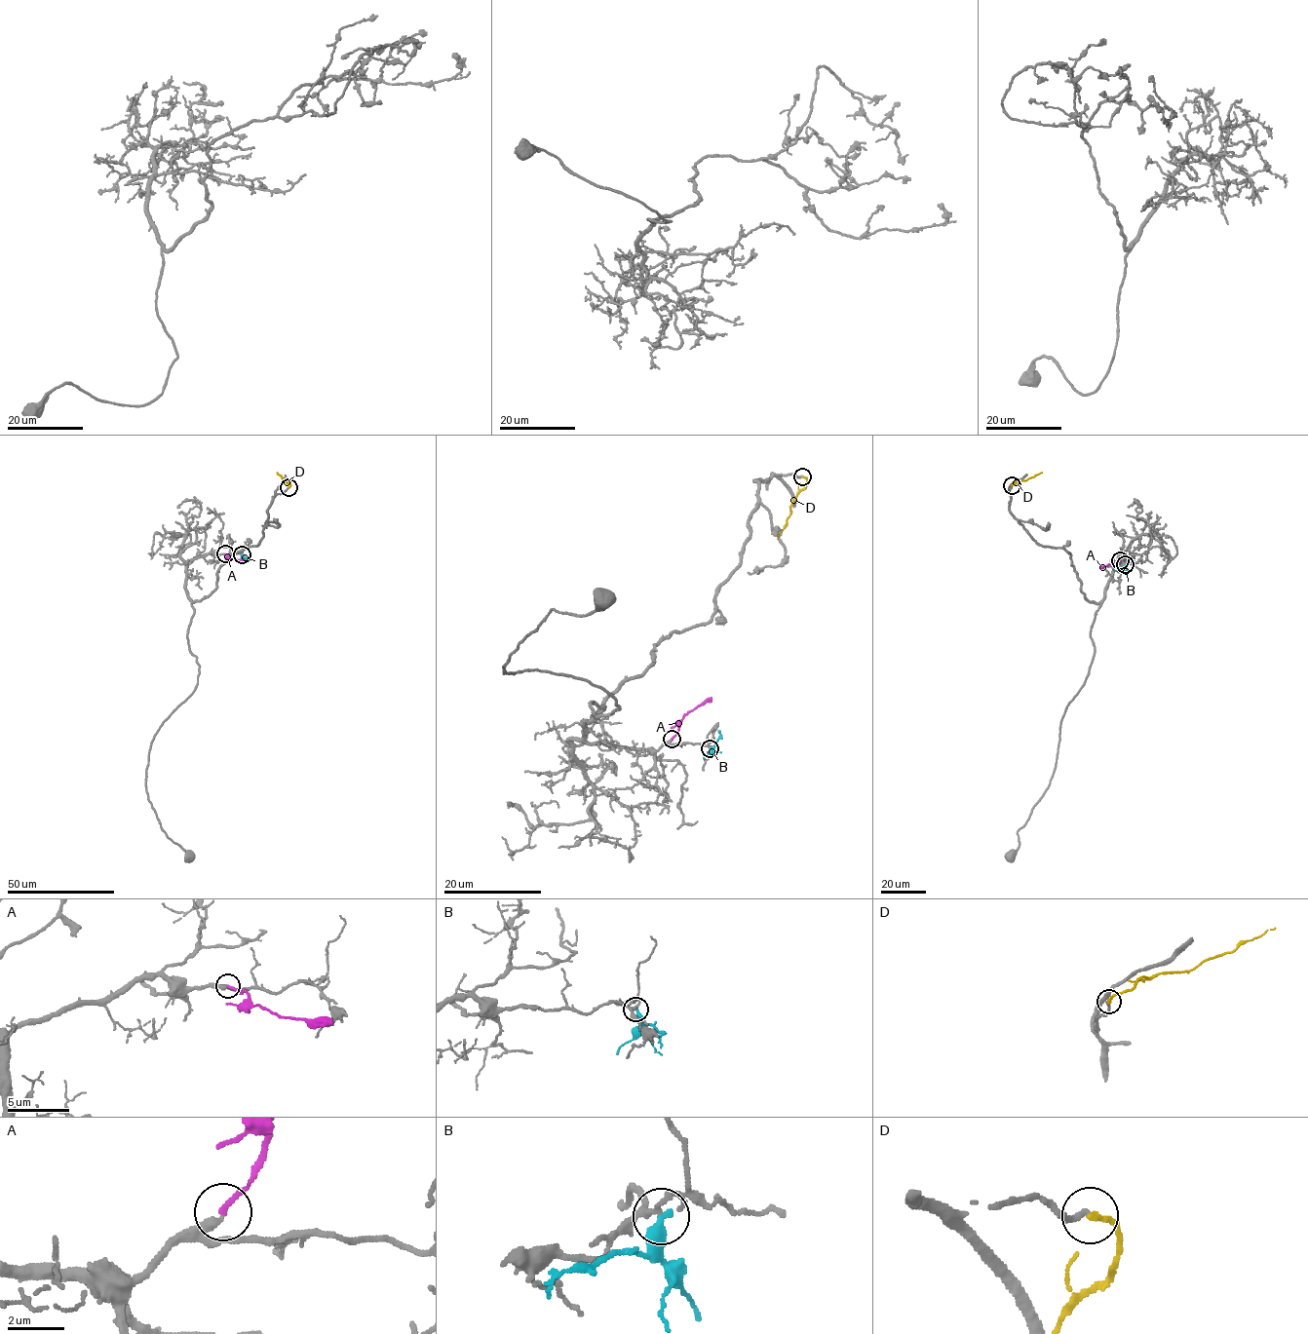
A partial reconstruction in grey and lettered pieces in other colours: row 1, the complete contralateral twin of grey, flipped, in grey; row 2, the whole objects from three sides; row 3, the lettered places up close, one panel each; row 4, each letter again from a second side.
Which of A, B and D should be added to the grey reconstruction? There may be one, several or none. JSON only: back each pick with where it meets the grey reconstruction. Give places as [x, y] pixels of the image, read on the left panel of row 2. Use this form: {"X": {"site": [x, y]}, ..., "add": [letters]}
{"add": []}

